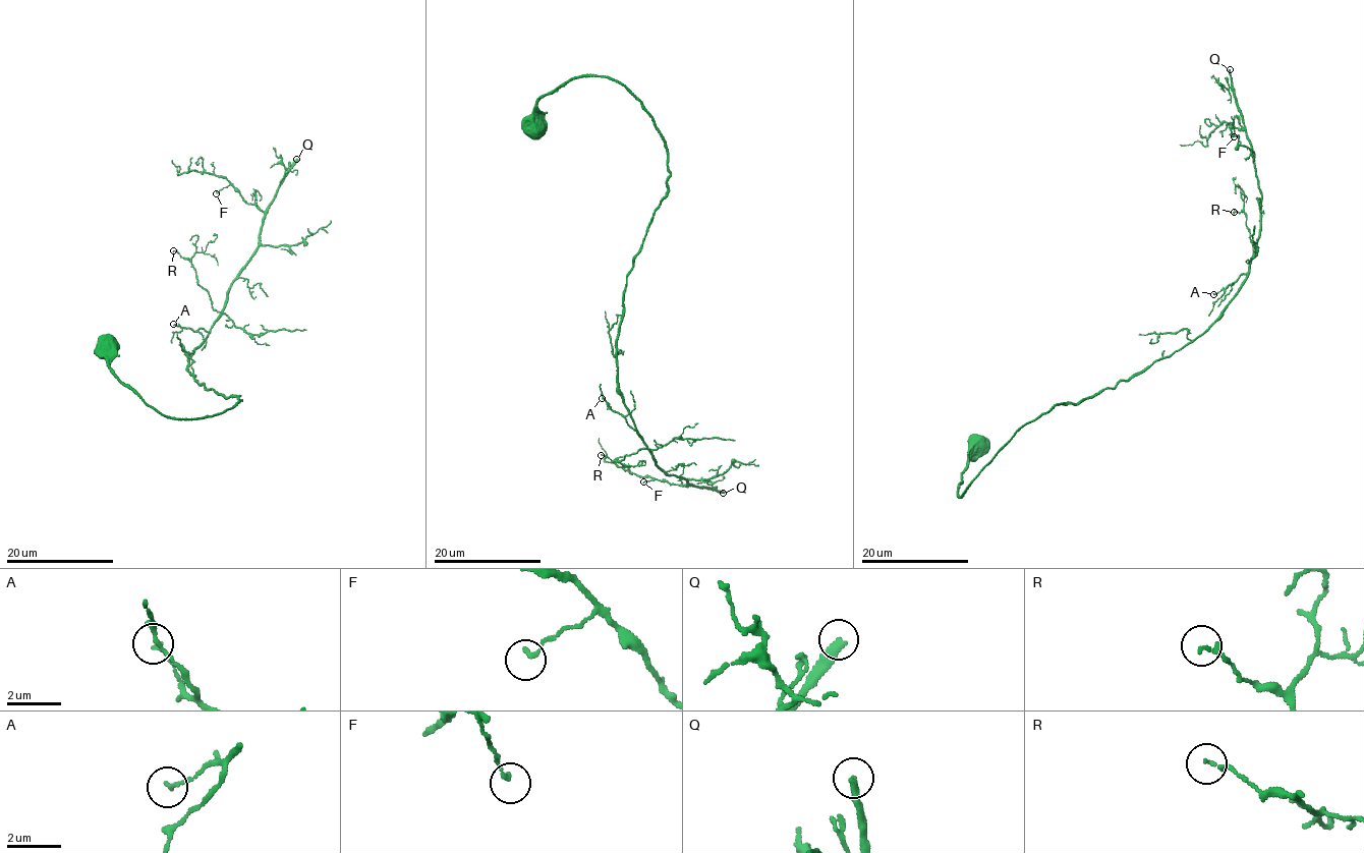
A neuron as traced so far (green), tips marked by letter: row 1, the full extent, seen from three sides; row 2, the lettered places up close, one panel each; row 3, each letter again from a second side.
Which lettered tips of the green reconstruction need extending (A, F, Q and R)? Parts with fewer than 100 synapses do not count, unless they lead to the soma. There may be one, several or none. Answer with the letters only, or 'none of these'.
Q

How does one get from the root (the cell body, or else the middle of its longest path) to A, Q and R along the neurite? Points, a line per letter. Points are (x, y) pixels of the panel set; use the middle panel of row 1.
A: (533, 123), (540, 98), (611, 76), (667, 152), (617, 339), (636, 431), (602, 398)
Q: (533, 123), (588, 75), (652, 119), (668, 189), (627, 277), (617, 387), (660, 470), (723, 493)
R: (533, 123), (540, 98), (611, 76), (667, 152), (617, 339), (617, 387), (647, 449), (601, 455)

